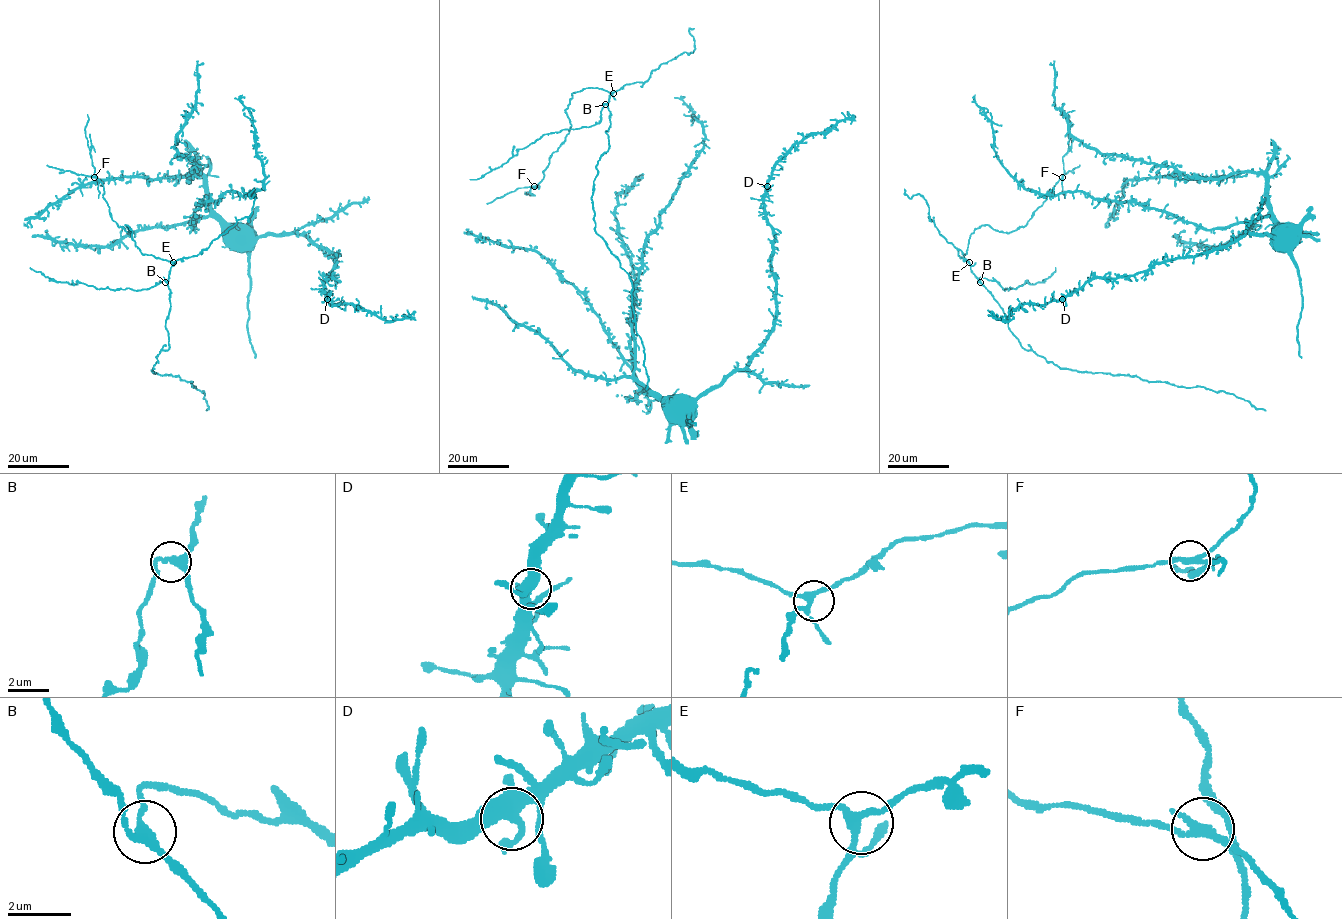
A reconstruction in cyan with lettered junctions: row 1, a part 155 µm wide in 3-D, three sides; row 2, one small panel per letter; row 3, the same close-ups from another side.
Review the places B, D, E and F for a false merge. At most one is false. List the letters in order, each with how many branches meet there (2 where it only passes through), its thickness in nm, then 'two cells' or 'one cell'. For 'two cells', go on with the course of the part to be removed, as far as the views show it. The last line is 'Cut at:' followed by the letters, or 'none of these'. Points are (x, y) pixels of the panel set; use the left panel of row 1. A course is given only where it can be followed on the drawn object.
B: 3 | 280 nm | one cell
D: 4 | 440 nm | one cell
E: 3 | 240 nm | one cell
F: 4 | 240 nm | two cells | (94, 177), (96, 174), (85, 129), (87, 114)
Cut at: F

